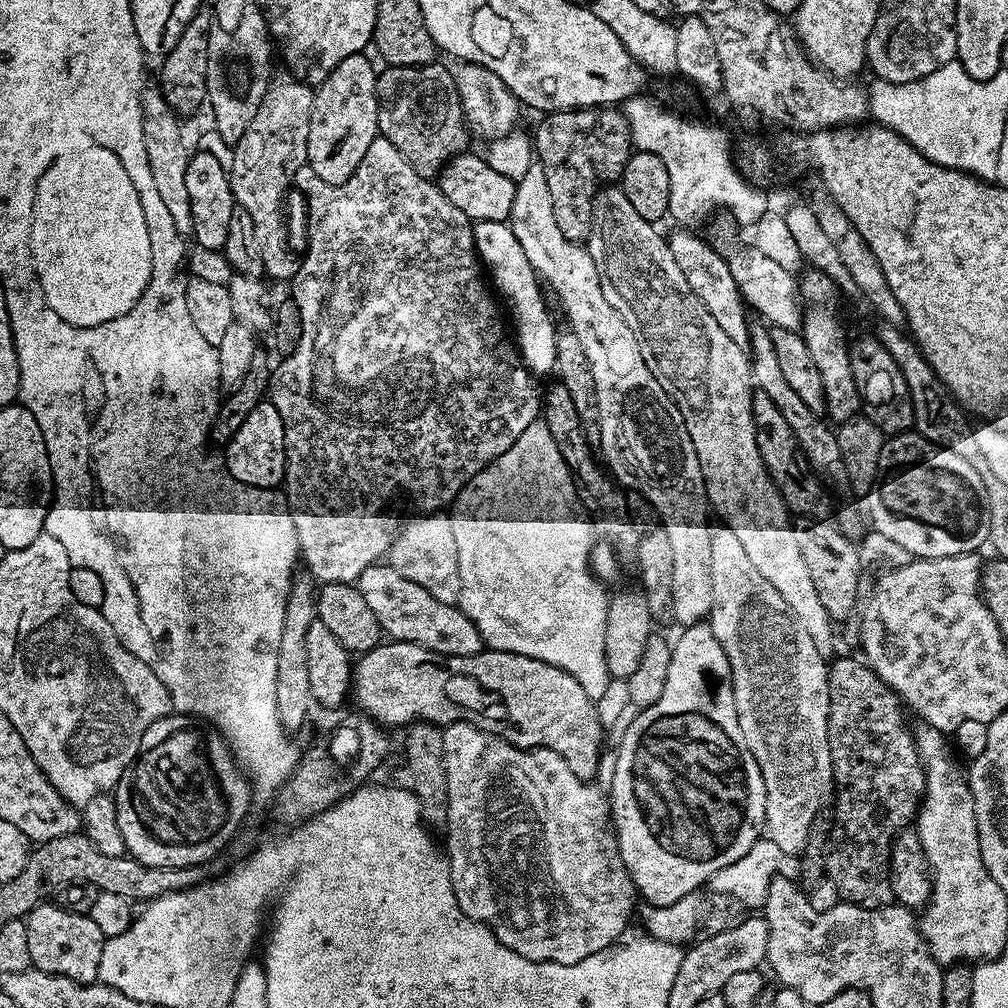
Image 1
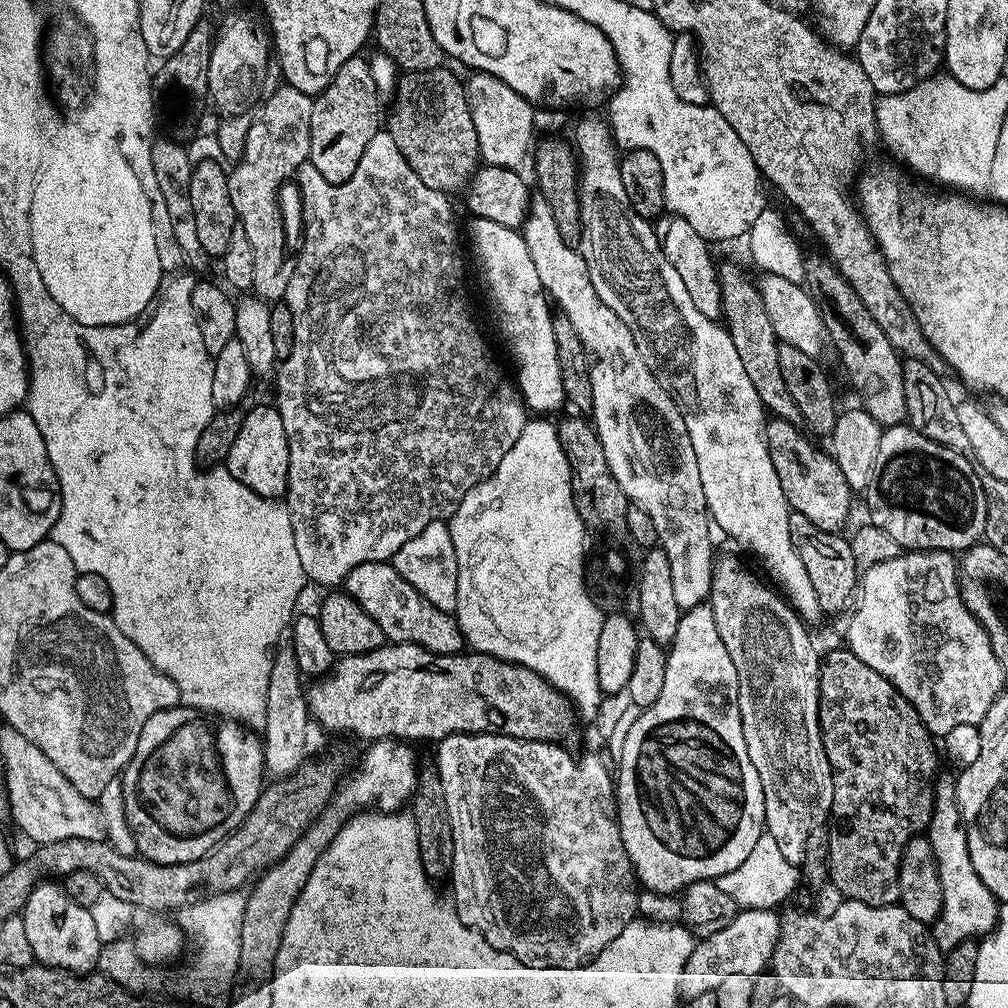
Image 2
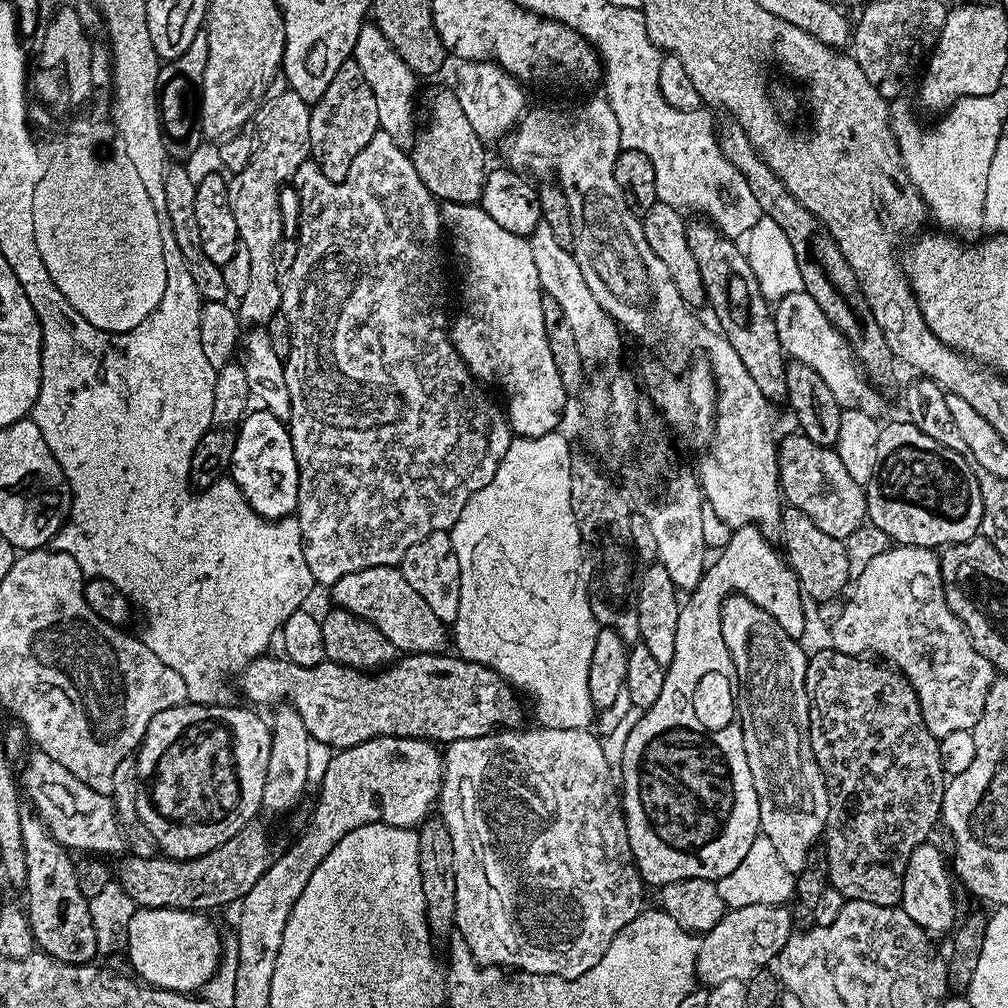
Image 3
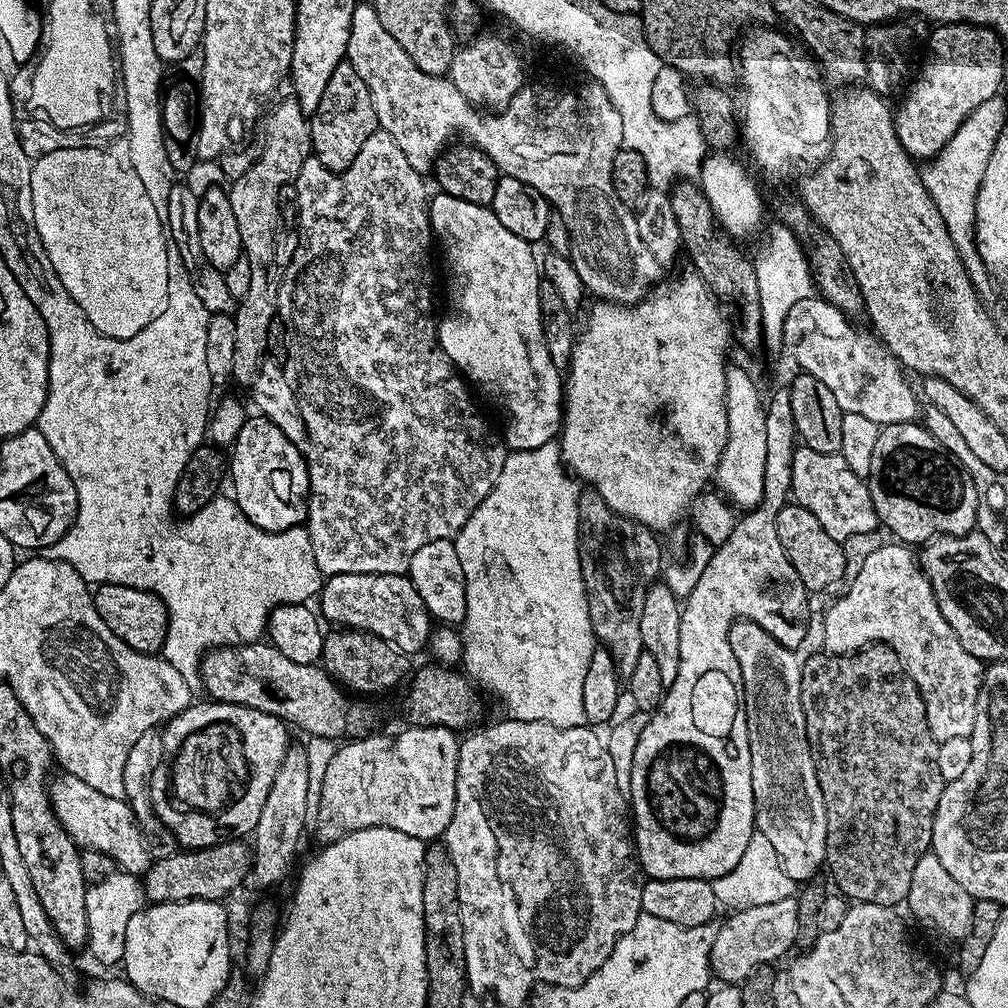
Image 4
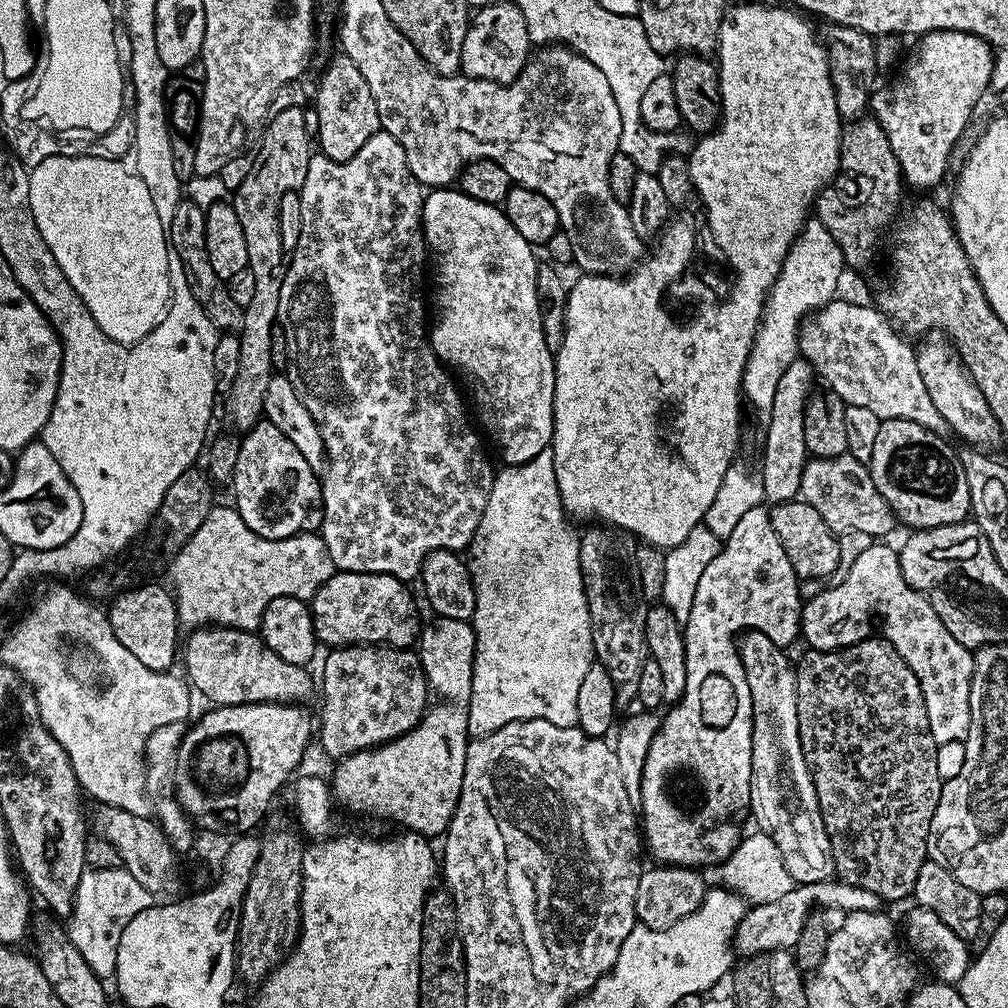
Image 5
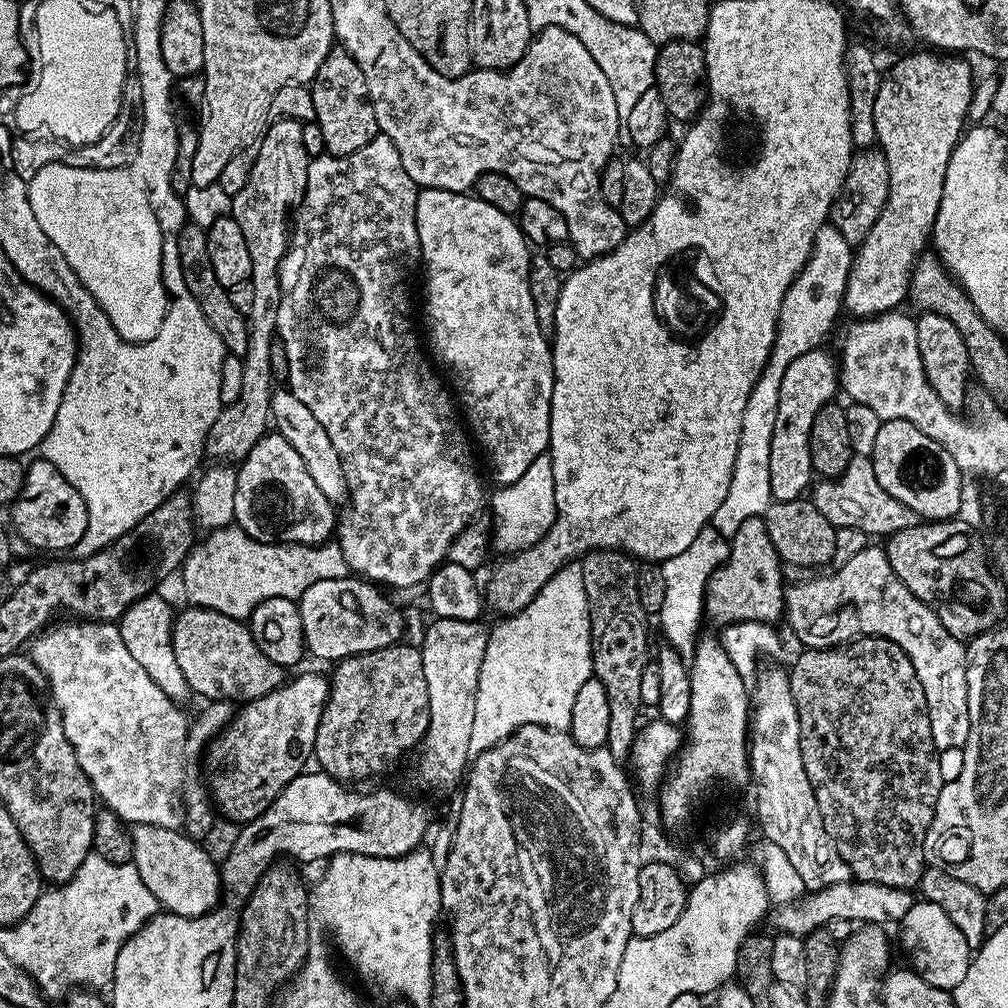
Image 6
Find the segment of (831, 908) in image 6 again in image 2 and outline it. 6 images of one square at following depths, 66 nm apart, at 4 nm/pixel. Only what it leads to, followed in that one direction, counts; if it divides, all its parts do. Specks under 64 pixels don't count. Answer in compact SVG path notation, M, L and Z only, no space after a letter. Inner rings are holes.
M745 908L737 911L734 922L718 934L703 937L693 947L690 958L680 975L680 994L684 1000L698 998L698 994L715 992L726 974L746 974L754 977L771 965L772 955L780 937L780 916L767 908Z

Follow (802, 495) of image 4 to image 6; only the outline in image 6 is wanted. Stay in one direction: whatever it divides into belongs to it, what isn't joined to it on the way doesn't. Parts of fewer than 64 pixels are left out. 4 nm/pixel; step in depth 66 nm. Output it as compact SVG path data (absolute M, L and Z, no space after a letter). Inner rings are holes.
M853 455L850 466L840 477L824 478L819 483L811 489L810 499L818 510L822 510L822 514L826 514L826 518L836 529L853 527L854 530L867 532L872 538L890 538L896 532L913 528L918 523L910 506L902 506L902 502L898 502L894 494L886 494L886 490L882 490L878 474L874 474L871 456Z

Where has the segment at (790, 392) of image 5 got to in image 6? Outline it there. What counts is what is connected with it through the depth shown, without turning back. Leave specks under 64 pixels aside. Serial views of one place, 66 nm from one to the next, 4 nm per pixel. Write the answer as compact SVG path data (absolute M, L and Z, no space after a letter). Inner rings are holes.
M818 347L802 354L802 358L794 358L786 374L782 374L782 390L778 390L778 415L774 417L774 434L770 443L770 490L773 501L801 499L813 483L810 430L814 426L814 418L818 418L818 410L833 403L840 388L837 357L824 351L823 347Z

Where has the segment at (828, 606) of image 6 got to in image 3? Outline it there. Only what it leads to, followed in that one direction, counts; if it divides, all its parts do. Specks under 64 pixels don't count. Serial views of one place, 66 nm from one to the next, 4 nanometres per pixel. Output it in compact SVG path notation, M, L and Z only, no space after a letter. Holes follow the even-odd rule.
M891 546L877 557L870 558L866 562L866 570L854 580L851 585L850 593L852 597L844 604L844 609L840 612L840 617L832 624L832 640L831 647L842 654L850 654L851 656L864 656L871 654L876 658L883 658L891 667L895 668L910 682L910 686L916 691L916 697L920 703L920 713L926 722L926 726L930 730L930 734L934 734L937 738L946 734L954 734L954 730L966 730L971 732L975 728L978 718L982 718L982 710L986 704L986 694L990 692L990 686L998 678L996 667L982 654L978 654L978 650L974 650L974 646L970 642L968 632L964 628L964 624L950 610L950 606L946 603L946 594L944 593L944 579L940 573L940 557L931 548L909 548L907 546Z

